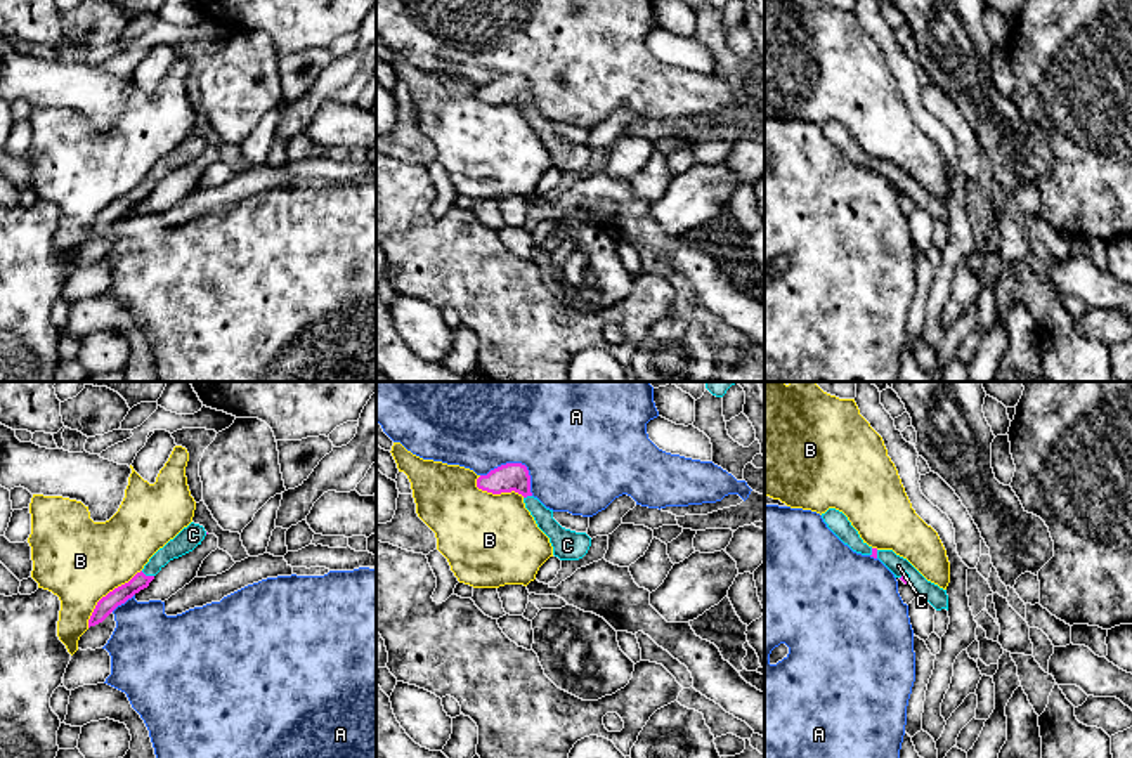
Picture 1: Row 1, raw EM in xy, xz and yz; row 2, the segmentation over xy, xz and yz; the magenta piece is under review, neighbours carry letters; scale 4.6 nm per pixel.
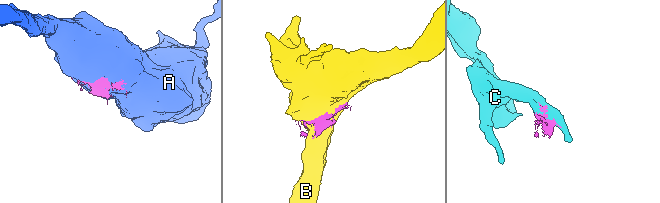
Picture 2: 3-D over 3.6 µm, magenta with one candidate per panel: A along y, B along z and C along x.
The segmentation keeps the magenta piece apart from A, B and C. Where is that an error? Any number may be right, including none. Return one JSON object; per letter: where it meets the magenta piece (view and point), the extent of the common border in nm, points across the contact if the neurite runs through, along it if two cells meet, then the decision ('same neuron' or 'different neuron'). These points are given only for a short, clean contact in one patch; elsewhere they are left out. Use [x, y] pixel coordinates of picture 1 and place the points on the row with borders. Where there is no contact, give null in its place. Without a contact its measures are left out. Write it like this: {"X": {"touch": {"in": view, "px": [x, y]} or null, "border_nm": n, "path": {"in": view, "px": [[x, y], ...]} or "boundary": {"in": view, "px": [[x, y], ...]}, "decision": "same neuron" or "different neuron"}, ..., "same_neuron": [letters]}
{"A": {"touch": {"in": "xz", "px": [517, 463]}, "border_nm": 260, "decision": "different neuron"}, "B": {"touch": {"in": "xy", "px": [108, 594]}, "border_nm": 380, "decision": "different neuron"}, "C": {"touch": {"in": "xy", "px": [148, 576]}, "border_nm": 70, "decision": "same neuron"}, "same_neuron": ["C"]}

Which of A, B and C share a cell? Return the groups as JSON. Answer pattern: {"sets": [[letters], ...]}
{"sets": [["A"], ["B"], ["C"]]}

